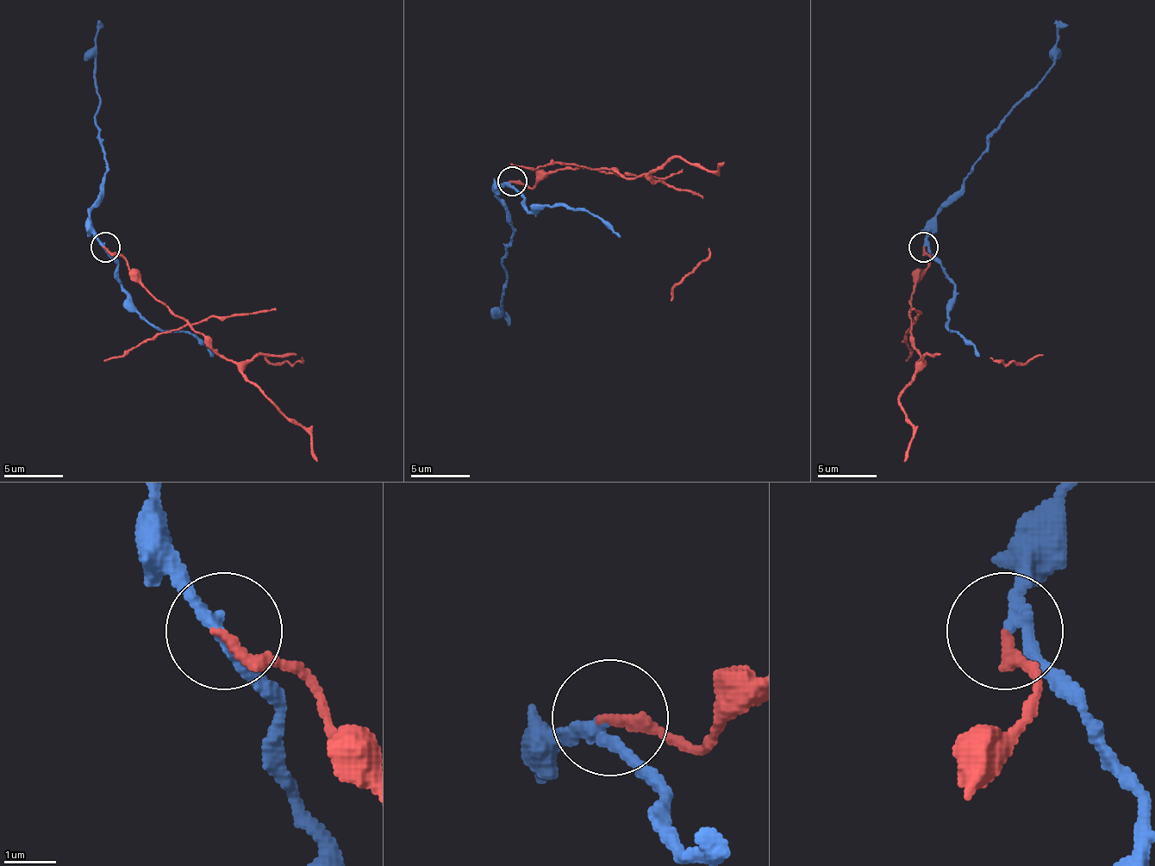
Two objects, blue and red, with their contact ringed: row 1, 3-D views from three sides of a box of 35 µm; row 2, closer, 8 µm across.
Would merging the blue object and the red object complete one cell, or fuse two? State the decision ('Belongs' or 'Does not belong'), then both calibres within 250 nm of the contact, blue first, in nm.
Does not belong. Thickness 200 nm (blue) against 240 nm

